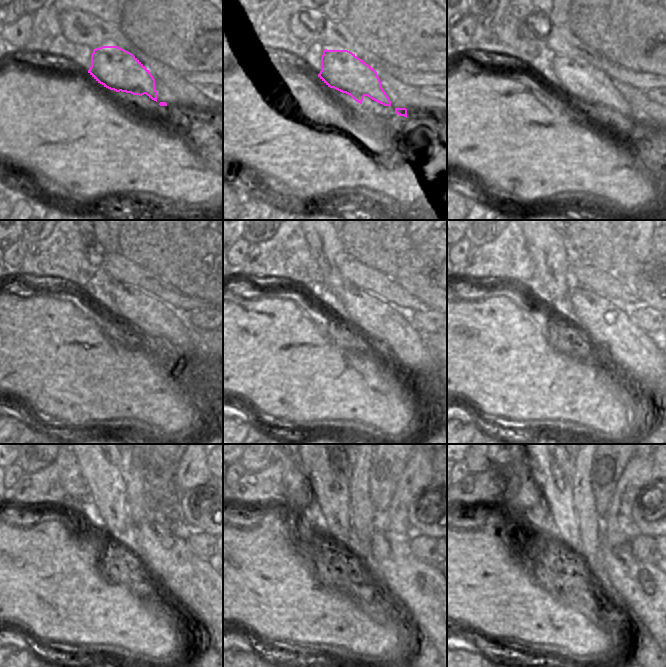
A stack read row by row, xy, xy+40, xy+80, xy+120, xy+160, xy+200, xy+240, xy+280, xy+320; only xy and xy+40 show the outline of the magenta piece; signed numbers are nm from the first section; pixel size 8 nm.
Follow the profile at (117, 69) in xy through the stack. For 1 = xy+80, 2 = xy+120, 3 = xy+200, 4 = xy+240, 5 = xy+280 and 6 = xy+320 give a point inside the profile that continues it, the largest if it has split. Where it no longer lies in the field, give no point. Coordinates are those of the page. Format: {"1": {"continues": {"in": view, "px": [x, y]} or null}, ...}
{"1": {"continues": {"in": "xy+80", "px": [579, 79]}}, "2": {"continues": {"in": "xy+120", "px": [146, 313]}}, "3": {"continues": {"in": "xy+200", "px": [640, 356]}}, "4": {"continues": {"in": "xy+240", "px": [196, 585]}}, "5": {"continues": {"in": "xy+280", "px": [426, 595]}}, "6": {"continues": {"in": "xy+320", "px": [649, 592]}}}

